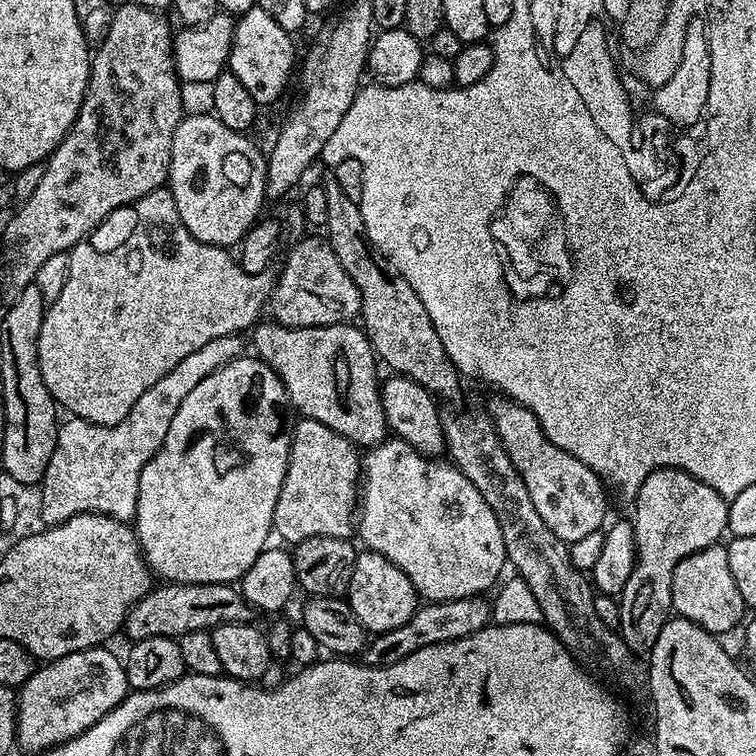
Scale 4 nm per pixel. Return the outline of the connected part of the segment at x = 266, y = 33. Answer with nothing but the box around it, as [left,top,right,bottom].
[227,6,297,105]

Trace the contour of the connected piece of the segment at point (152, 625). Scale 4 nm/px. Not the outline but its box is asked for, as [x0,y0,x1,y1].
[123,583,254,641]

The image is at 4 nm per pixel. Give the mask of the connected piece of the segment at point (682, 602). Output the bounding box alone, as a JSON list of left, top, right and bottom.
[672,543,746,634]

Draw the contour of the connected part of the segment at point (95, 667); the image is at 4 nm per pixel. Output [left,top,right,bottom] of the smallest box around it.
[16,647,129,752]

